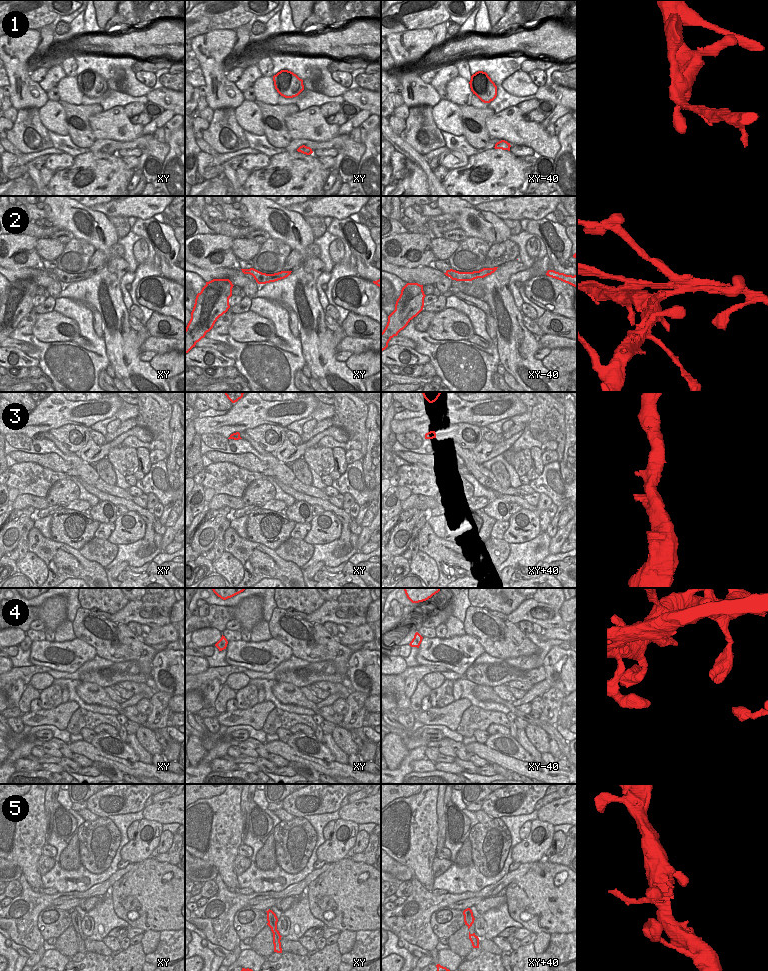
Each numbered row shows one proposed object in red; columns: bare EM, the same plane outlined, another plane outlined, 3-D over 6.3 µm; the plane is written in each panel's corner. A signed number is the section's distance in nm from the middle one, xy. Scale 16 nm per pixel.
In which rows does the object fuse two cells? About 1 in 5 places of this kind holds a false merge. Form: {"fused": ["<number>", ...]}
{"fused": ["2"]}

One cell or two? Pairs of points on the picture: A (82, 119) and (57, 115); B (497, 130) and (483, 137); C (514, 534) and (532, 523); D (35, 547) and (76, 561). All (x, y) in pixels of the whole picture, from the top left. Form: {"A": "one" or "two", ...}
{"A": "two", "B": "two", "C": "one", "D": "one"}

